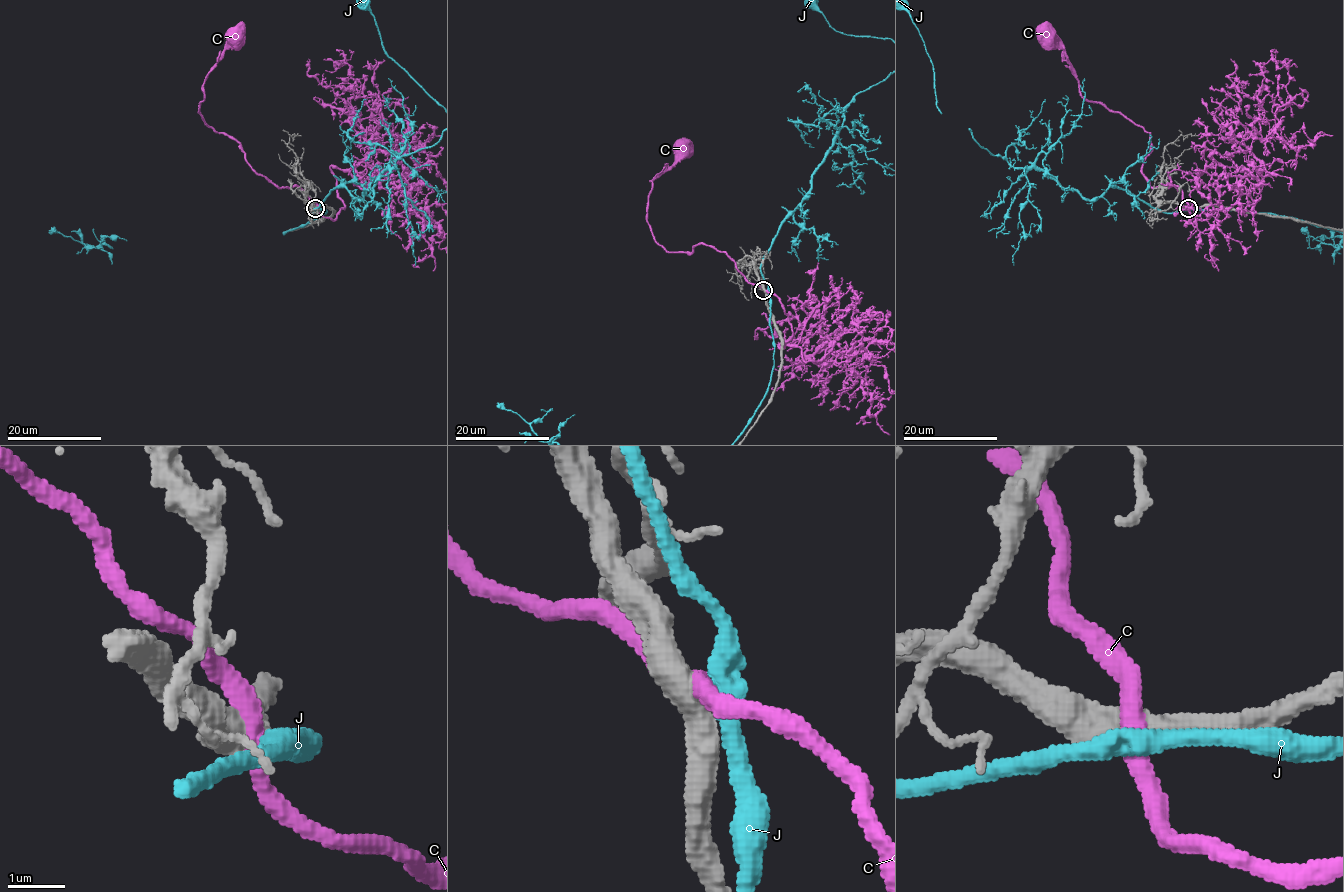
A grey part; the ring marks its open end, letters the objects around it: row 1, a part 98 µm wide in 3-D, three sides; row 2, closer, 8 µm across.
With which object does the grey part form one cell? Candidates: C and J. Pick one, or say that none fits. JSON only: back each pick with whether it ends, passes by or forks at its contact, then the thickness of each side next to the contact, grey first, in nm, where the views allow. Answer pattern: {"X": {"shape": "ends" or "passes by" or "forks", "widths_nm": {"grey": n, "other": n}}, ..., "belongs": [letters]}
{"belongs": []}

